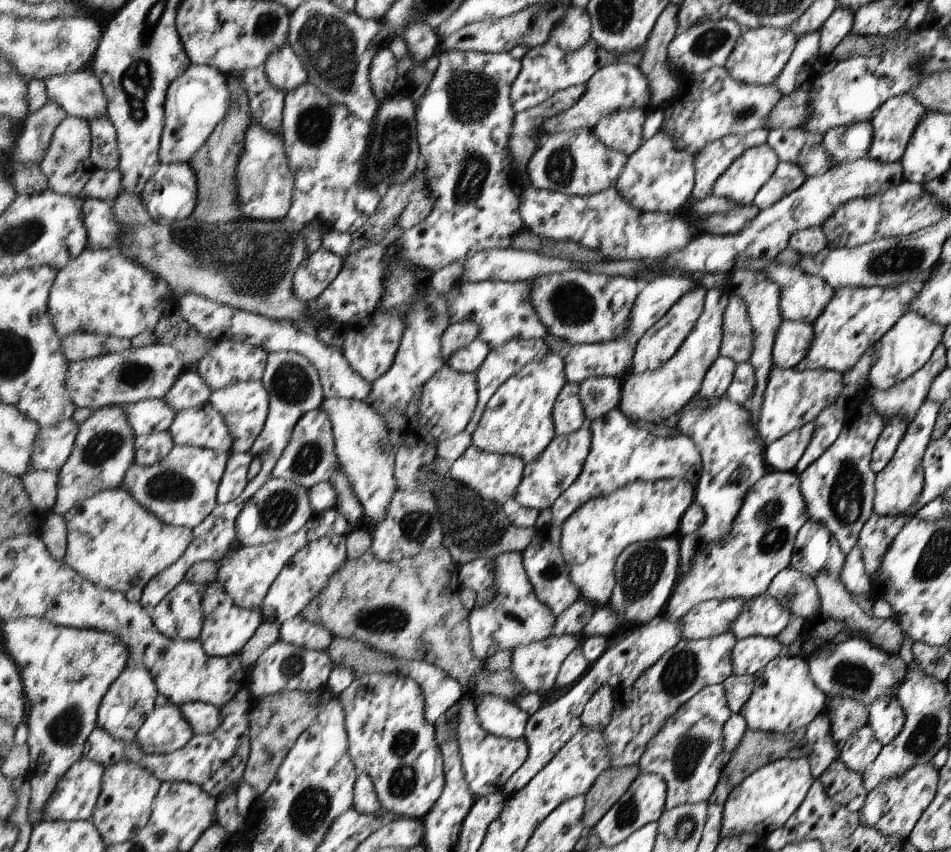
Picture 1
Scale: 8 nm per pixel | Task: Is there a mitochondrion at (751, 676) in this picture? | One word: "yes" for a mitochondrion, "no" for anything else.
no

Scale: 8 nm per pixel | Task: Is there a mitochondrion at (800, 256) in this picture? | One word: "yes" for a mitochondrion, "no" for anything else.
no

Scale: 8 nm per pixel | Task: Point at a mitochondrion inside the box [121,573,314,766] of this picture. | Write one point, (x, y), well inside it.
(293, 664)

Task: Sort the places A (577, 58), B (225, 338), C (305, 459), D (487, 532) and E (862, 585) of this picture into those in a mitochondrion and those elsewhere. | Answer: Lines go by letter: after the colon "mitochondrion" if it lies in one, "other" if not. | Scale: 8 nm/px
A: other
B: other
C: mitochondrion
D: mitochondrion
E: other

